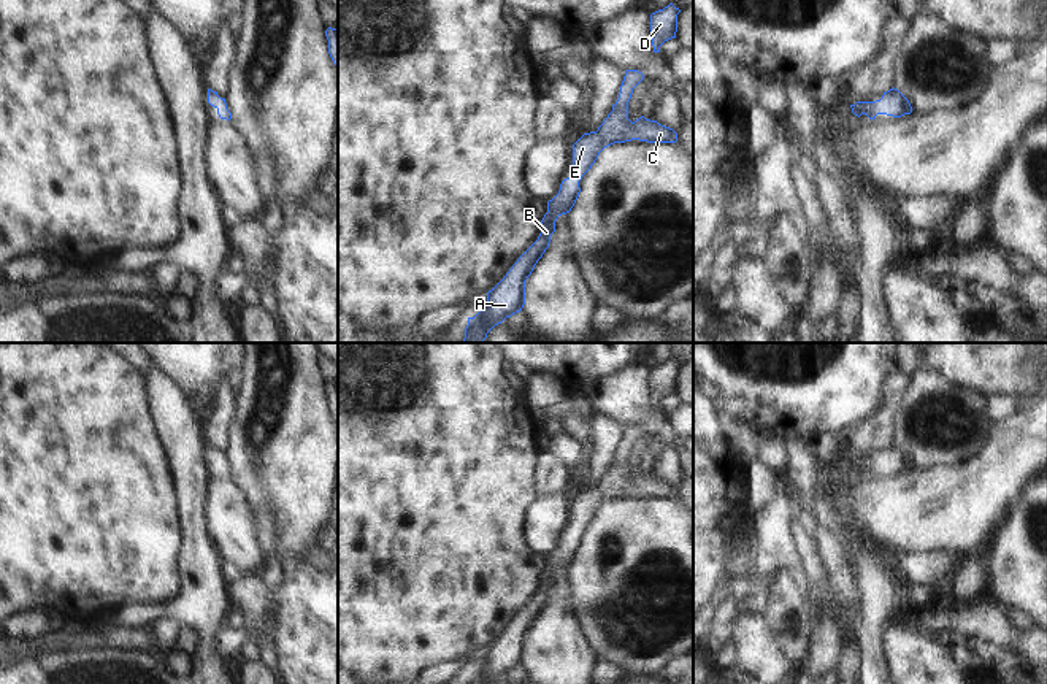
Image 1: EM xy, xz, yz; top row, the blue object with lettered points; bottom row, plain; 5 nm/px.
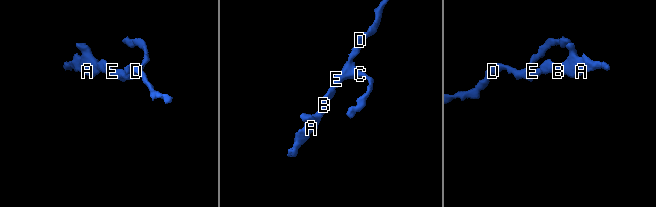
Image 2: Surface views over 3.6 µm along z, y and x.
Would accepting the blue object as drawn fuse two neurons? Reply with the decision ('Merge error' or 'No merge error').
No merge error.

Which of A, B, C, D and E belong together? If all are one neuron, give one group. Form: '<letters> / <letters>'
A B C D E

